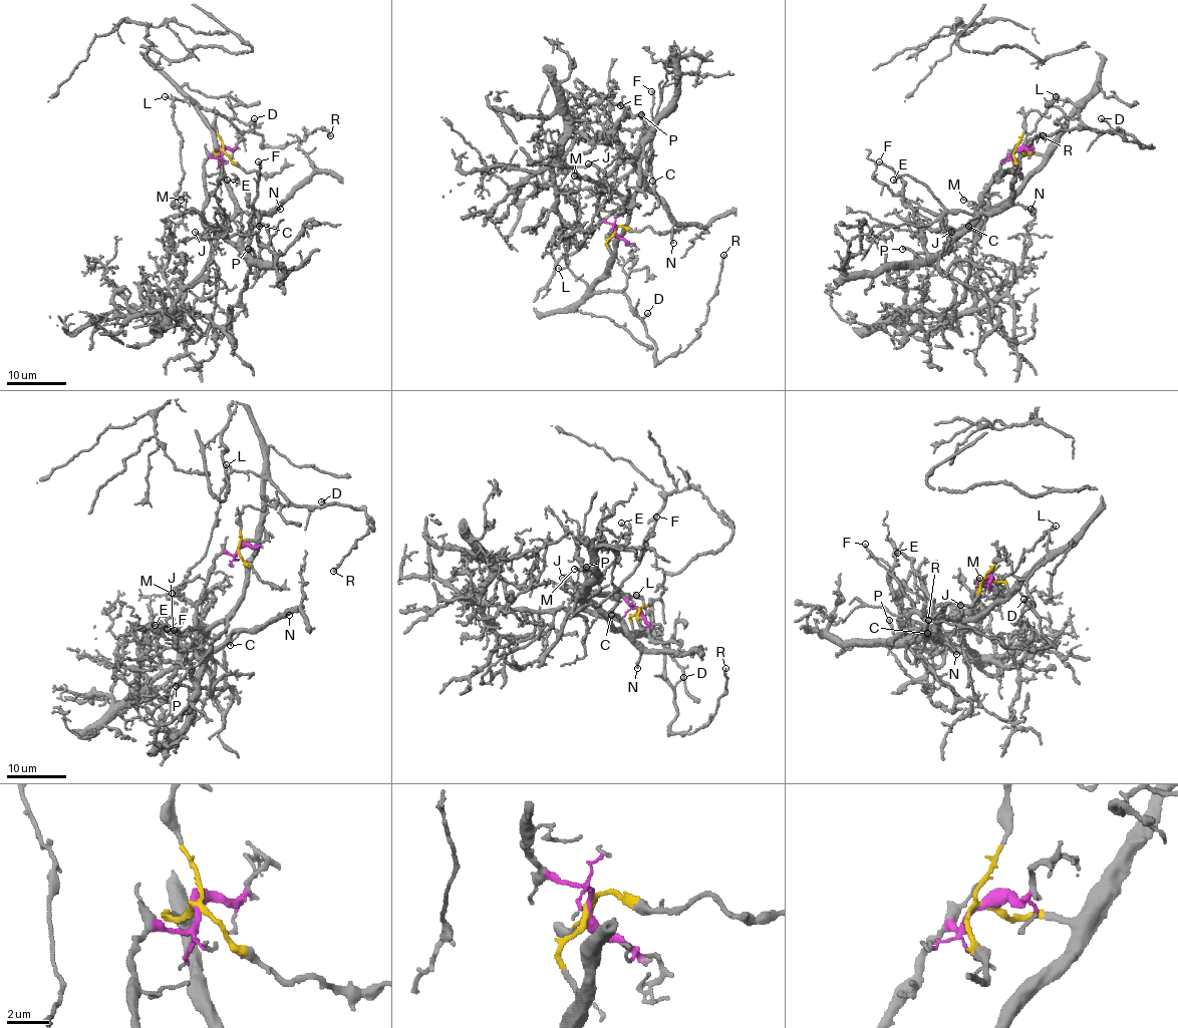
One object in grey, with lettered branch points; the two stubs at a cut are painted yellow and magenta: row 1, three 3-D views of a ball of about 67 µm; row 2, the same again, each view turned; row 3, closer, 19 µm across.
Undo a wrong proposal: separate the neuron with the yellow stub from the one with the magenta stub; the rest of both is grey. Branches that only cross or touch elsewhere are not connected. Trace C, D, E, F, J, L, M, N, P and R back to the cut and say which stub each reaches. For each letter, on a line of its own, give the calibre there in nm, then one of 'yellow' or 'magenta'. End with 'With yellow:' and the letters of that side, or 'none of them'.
C: calibre 140 nm; magenta
D: calibre 150 nm; yellow
E: calibre 180 nm; magenta
F: calibre 180 nm; yellow
J: calibre 240 nm; magenta
L: calibre 140 nm; yellow
M: calibre 110 nm; magenta
N: calibre 180 nm; magenta
P: calibre 240 nm; magenta
R: calibre 180 nm; yellow
With yellow: D, F, L, R

